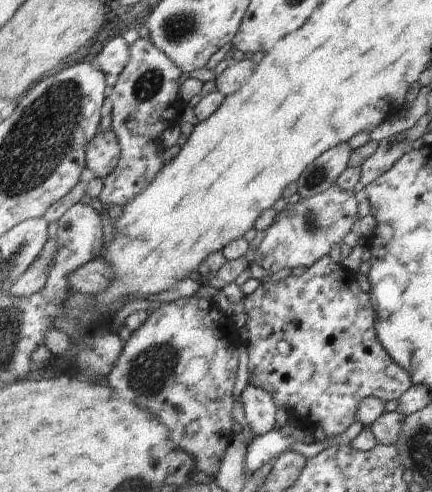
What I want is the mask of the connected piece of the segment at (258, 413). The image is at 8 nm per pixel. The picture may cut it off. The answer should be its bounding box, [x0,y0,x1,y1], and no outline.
[238,384,276,436]

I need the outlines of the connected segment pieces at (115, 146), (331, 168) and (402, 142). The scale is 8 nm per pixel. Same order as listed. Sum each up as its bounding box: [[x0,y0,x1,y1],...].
[[87,129,122,178],[294,142,349,198],[358,131,411,185]]

